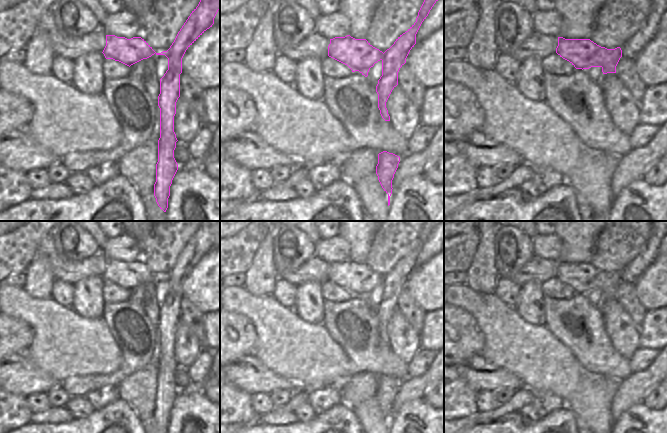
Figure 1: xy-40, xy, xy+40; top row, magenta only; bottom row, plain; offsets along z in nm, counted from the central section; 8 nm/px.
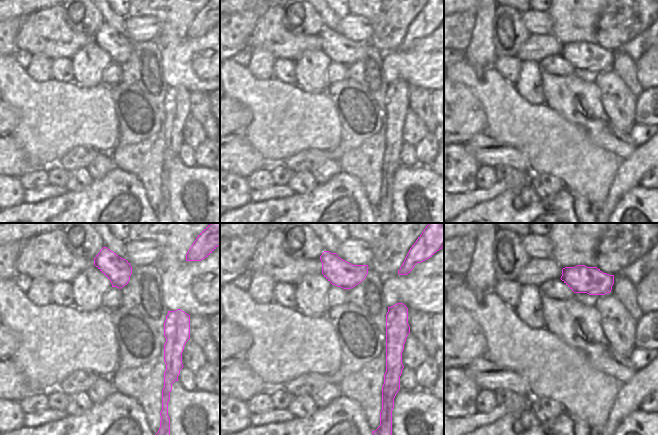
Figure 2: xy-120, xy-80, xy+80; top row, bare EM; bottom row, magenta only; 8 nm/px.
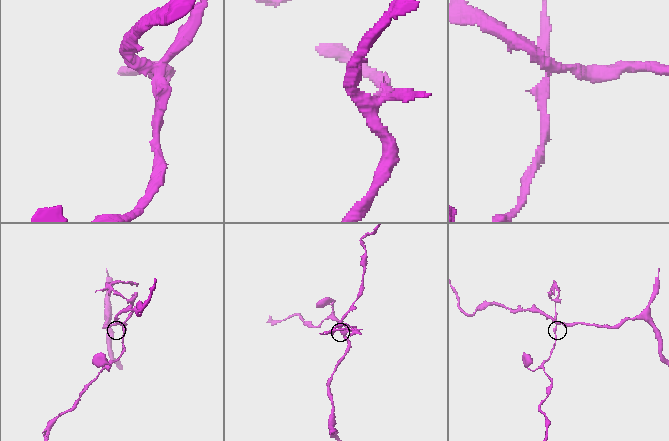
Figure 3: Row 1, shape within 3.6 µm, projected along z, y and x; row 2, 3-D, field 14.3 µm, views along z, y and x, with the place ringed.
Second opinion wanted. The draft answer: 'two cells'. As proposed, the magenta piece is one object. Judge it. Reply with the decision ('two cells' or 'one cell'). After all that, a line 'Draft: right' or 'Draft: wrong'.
two cells
Draft: right

